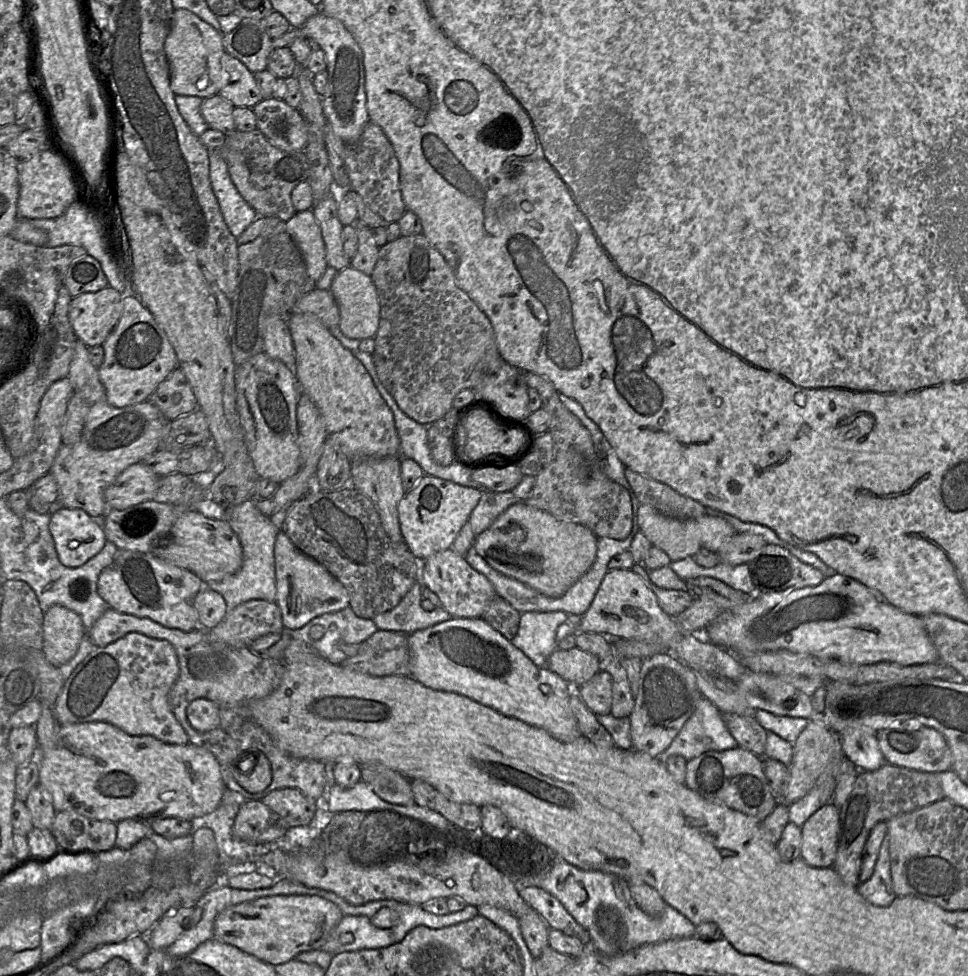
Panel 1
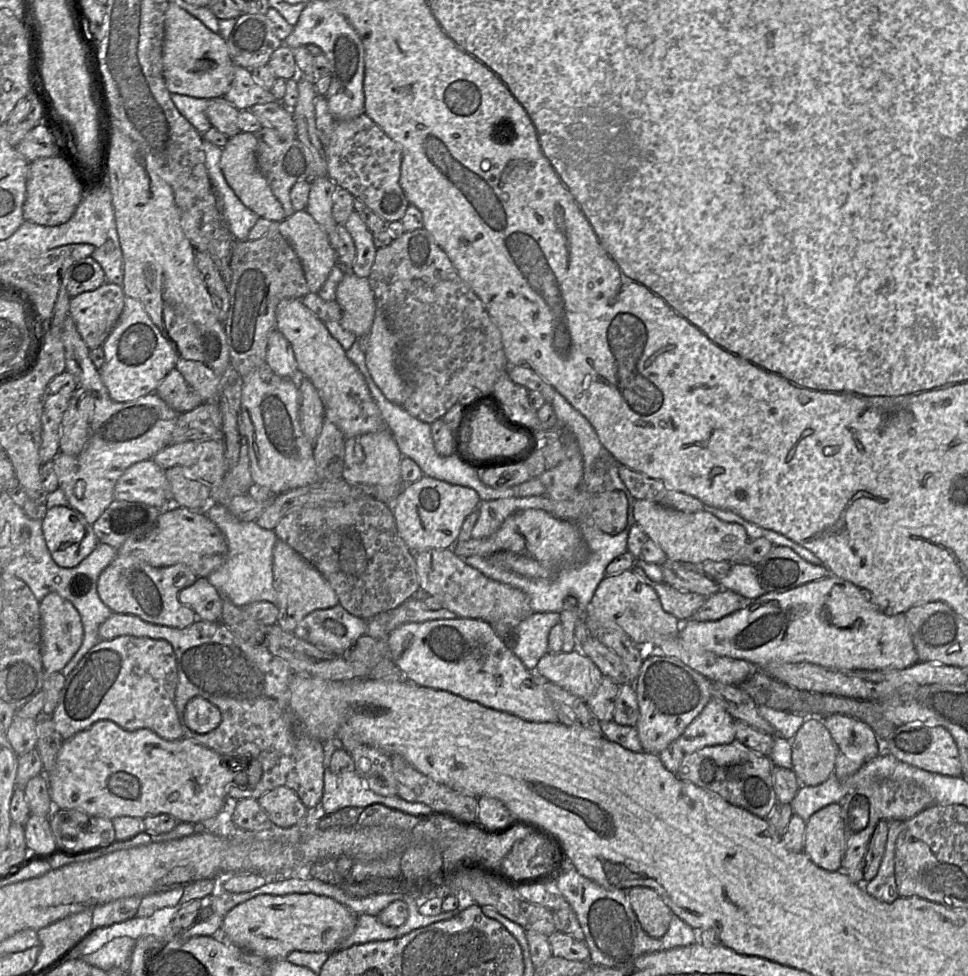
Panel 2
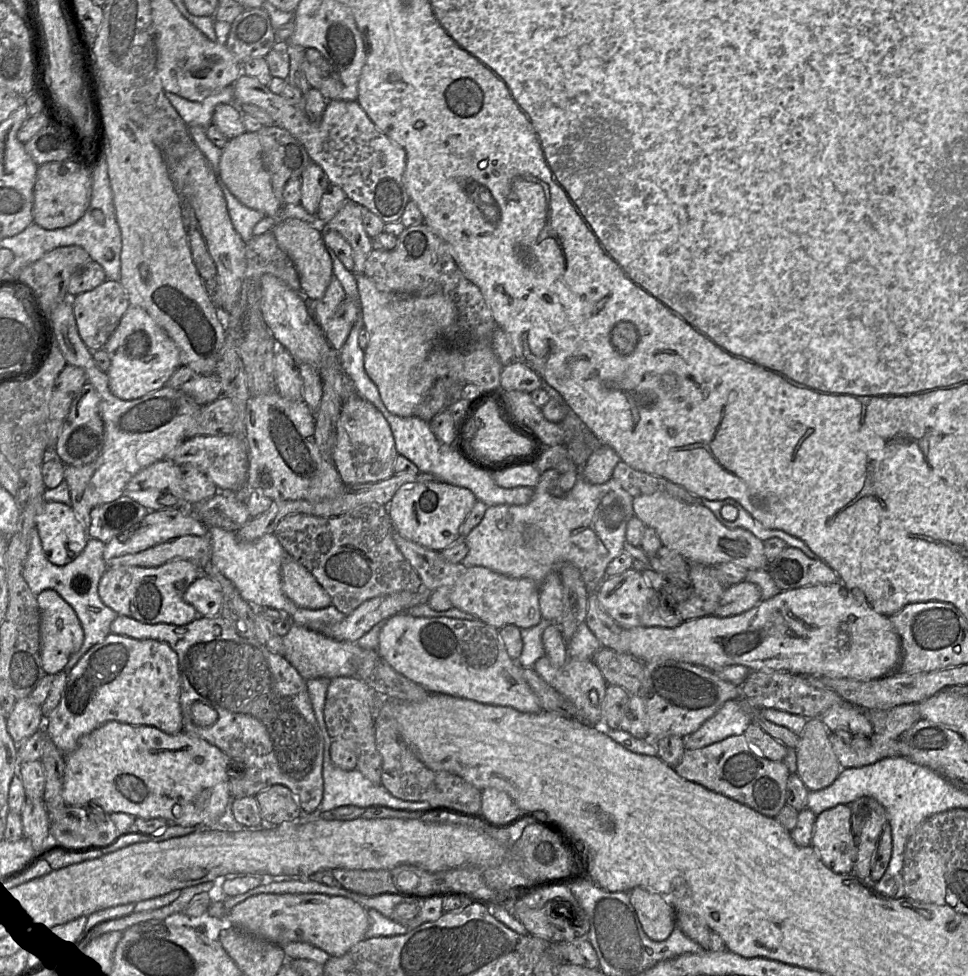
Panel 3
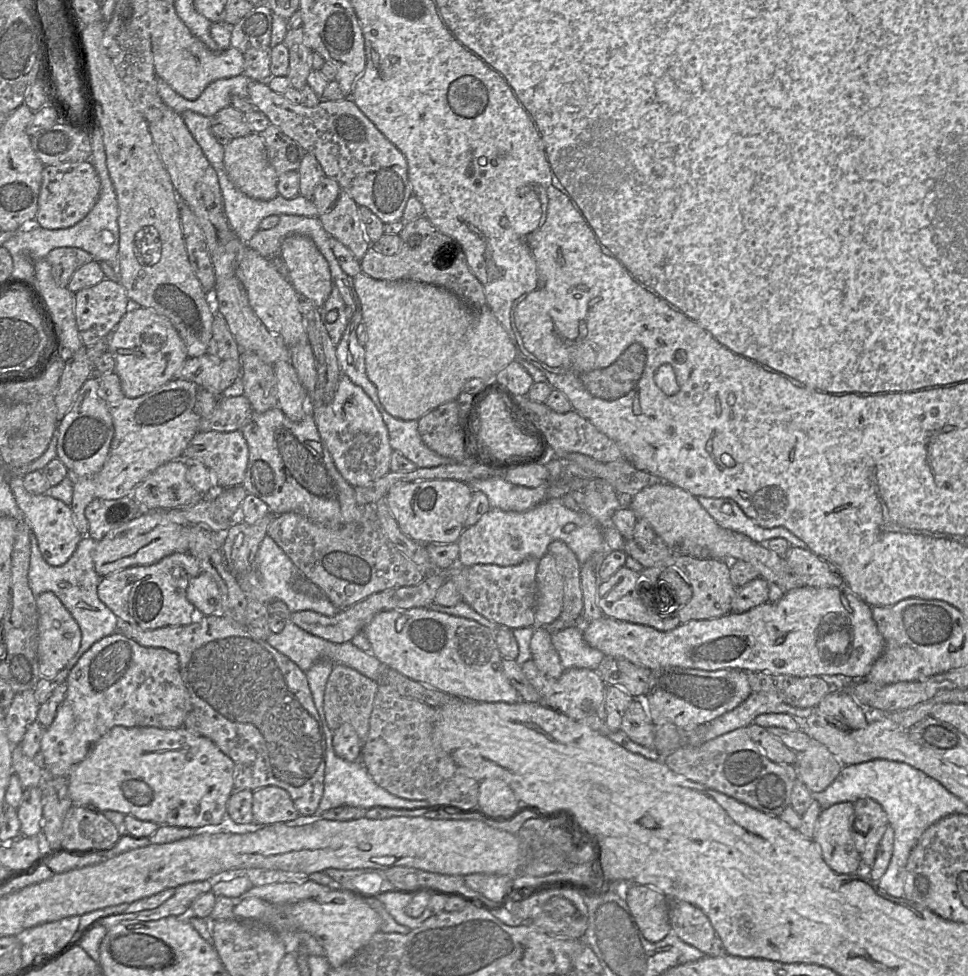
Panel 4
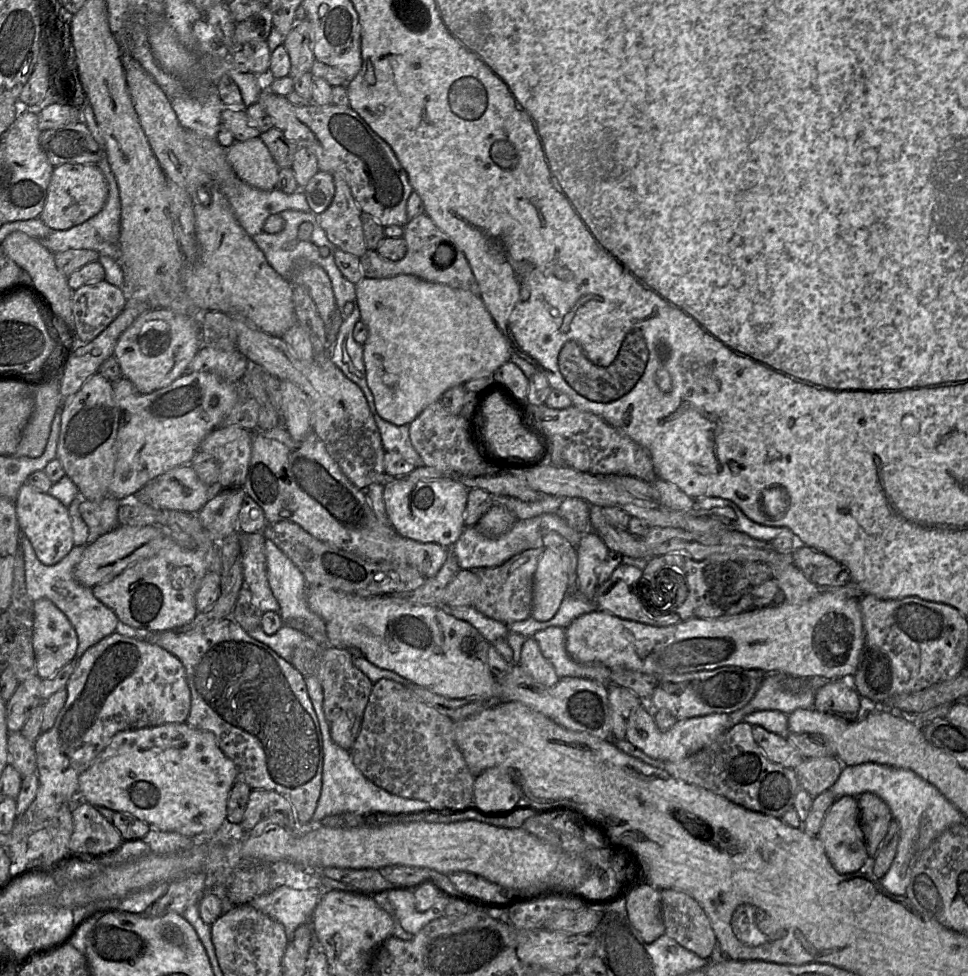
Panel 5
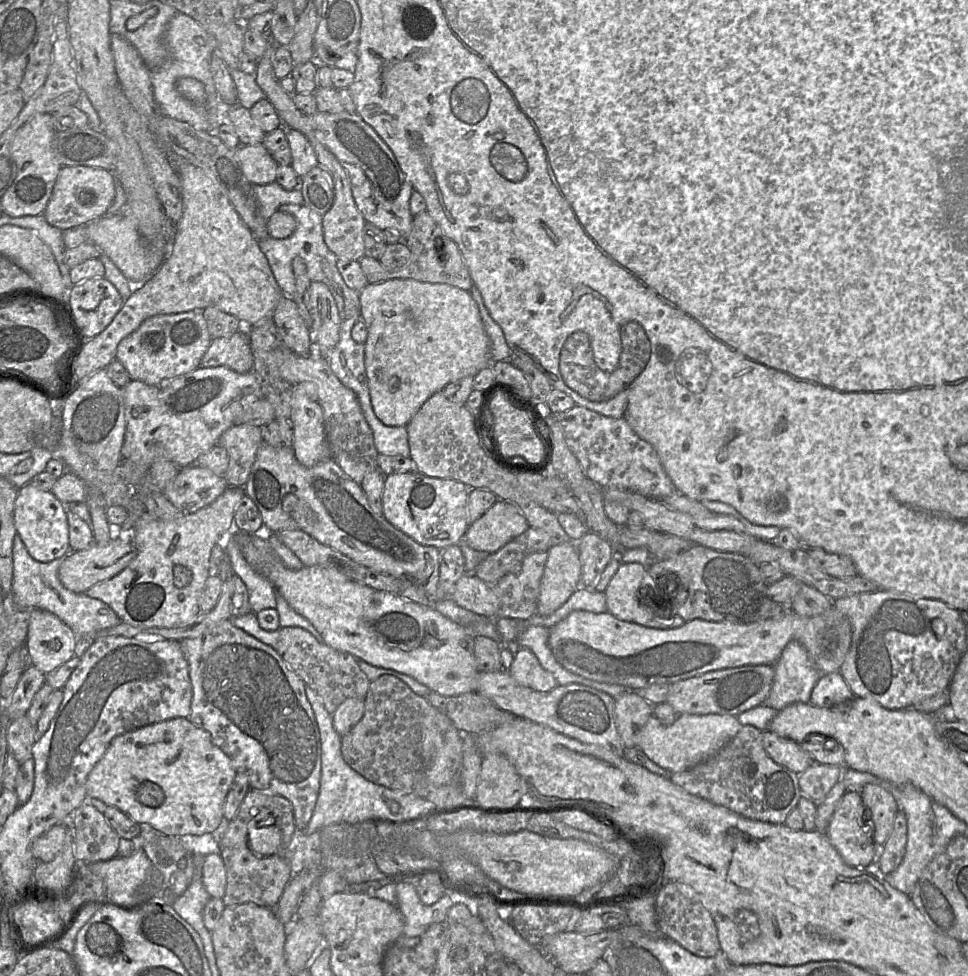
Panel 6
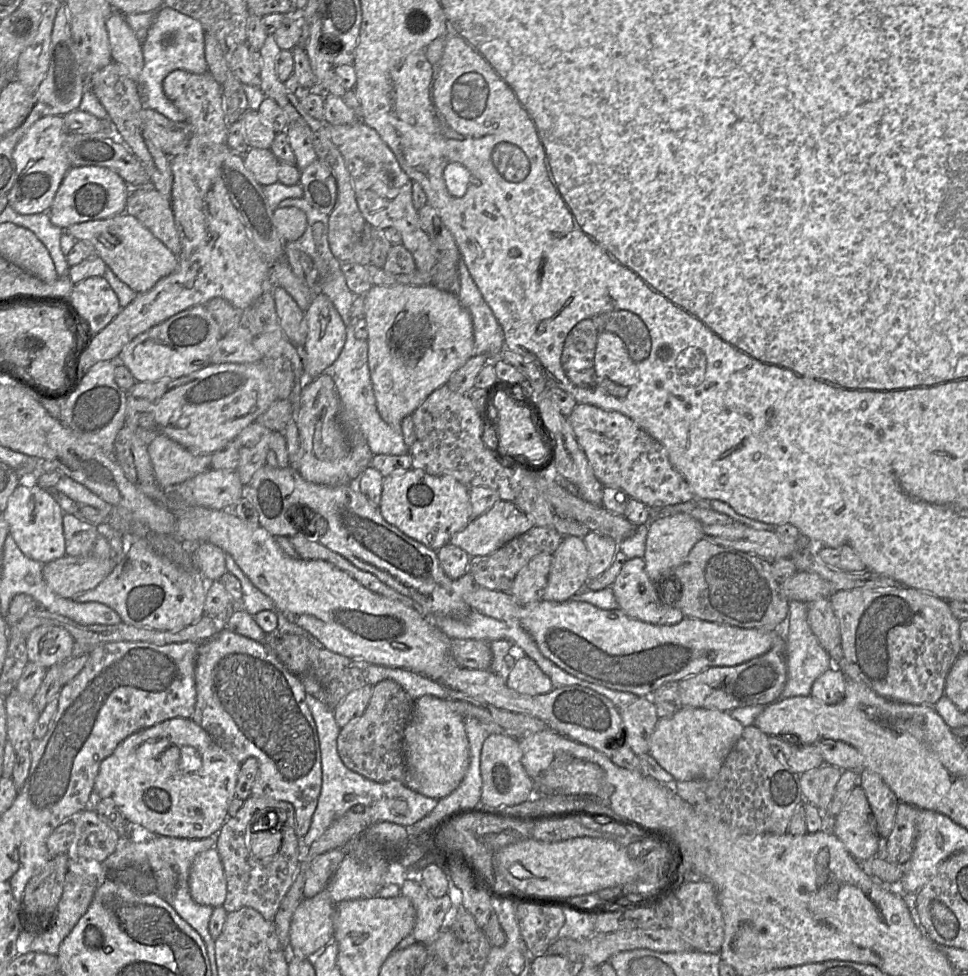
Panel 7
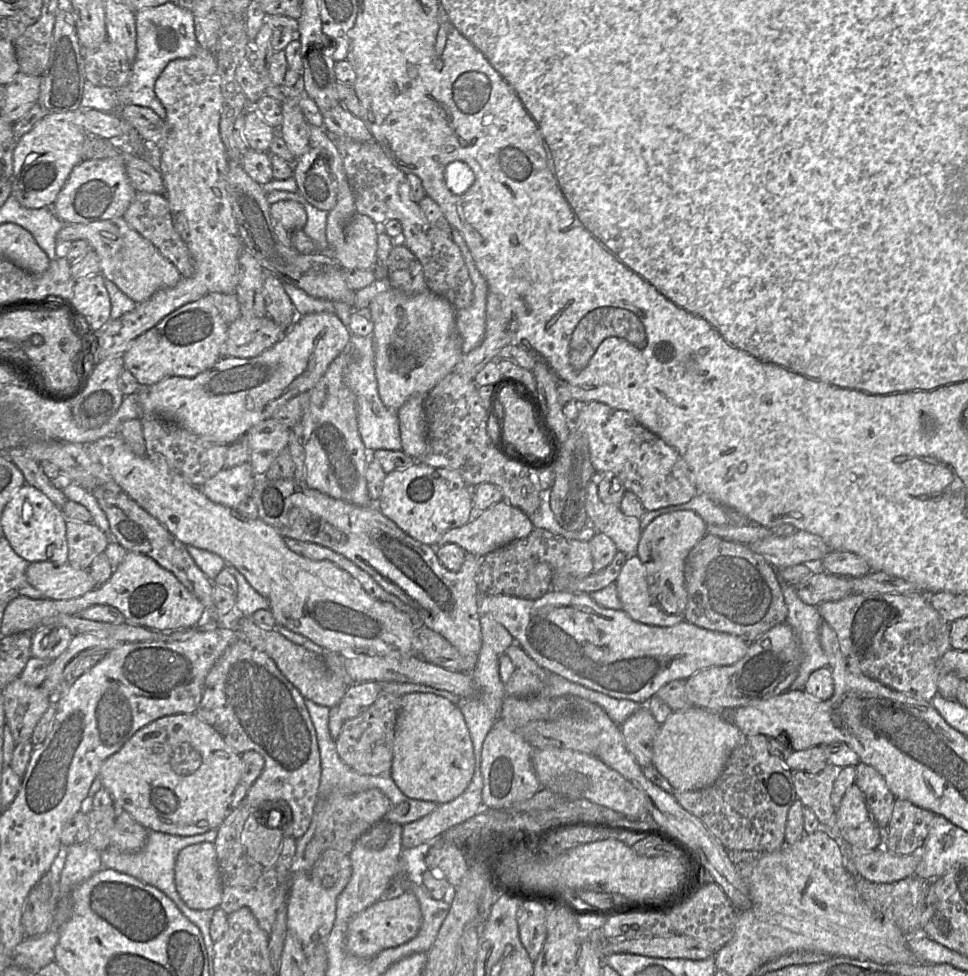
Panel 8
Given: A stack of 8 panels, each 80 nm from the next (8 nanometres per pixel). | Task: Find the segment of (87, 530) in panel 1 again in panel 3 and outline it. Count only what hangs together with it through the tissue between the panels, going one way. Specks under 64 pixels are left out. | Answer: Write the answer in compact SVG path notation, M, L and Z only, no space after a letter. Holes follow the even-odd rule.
M44 502L36 516L38 531L46 558L64 566L84 550L89 535L70 505Z

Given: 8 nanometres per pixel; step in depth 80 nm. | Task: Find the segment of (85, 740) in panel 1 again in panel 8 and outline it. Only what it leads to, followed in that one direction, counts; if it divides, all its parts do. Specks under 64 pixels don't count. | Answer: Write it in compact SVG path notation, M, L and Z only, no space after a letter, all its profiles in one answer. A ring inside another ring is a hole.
M179 713L160 717L134 733L134 735L116 753L109 756L101 765L99 777L117 806L118 810L127 811L148 831L159 831L173 835L193 836L211 829L217 829L230 810L232 795L242 776L242 757L209 724L200 719L196 713Z

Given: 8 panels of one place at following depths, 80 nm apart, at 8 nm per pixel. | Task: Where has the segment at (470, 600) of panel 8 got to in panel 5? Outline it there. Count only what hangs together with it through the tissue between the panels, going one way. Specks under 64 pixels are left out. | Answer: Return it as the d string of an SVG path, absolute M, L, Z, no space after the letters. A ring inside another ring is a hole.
M282 426L267 431L252 431L251 458L243 489L263 510L266 524L290 521L298 524L316 539L351 552L373 562L404 562L416 569L425 579L434 577L444 565L451 548L435 543L420 543L399 535L375 516L363 490L358 489L341 471L312 430L303 440L295 441Z

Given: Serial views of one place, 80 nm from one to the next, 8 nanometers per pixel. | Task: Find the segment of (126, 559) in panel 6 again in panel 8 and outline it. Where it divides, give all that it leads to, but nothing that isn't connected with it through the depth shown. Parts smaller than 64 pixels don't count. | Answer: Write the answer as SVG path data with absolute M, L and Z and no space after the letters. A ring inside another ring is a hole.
M33 562L27 567L26 577L43 598L50 600L74 599L96 588L89 569L77 569L69 563Z

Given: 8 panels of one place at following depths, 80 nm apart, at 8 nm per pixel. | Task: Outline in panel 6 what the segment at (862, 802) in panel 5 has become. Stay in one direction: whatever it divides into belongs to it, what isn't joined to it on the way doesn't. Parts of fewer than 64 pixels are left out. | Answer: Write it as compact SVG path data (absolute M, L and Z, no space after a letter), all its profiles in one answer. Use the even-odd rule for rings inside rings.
M866 784L860 790L868 822L872 826L872 837L882 847L890 836L899 806L893 795L877 784Z

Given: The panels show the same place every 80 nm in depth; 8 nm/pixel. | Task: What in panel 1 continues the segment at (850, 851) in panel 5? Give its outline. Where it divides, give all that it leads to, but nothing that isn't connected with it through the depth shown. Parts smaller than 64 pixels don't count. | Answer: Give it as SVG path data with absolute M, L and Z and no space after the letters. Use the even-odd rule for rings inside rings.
M827 803L801 826L801 859L816 868L831 868L840 834L840 809Z

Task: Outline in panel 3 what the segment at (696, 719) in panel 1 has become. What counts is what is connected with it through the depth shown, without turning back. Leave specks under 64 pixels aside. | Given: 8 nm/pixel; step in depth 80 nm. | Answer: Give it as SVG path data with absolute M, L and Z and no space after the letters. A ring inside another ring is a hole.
M739 700L726 701L697 731L683 737L684 748L701 749L727 737L741 735L751 722Z

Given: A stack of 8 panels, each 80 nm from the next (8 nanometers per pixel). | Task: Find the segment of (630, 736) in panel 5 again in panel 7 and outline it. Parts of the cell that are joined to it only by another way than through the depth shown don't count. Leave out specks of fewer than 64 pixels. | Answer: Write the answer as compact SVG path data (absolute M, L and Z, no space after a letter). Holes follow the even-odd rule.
M678 707L670 718L660 718L650 738L649 754L675 781L713 779L741 737L744 726L729 712L709 708Z

